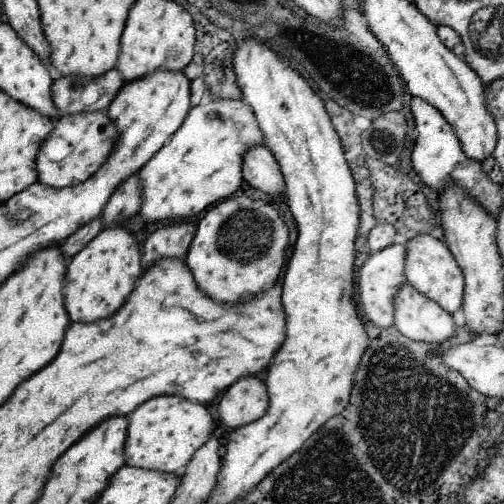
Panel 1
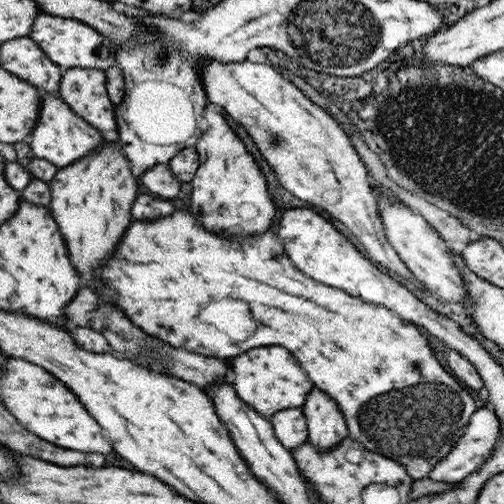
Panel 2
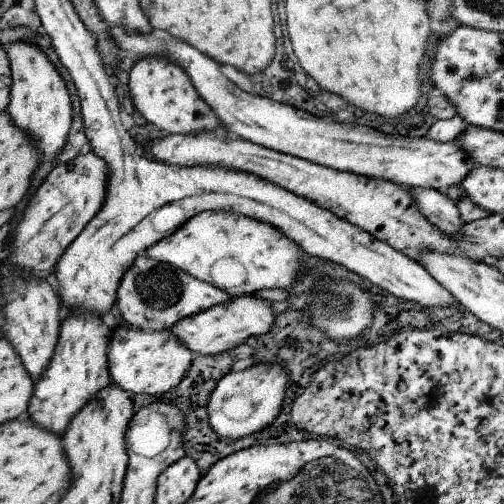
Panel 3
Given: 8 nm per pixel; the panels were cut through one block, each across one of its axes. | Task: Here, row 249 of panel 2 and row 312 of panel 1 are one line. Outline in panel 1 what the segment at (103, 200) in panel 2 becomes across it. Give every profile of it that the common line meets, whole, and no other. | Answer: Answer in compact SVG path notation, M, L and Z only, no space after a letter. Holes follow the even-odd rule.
M119 226L101 230L83 250L79 250L67 262L67 274L63 282L65 284L63 294L67 300L63 300L63 304L67 314L71 314L71 322L89 324L89 322L109 318L125 302L141 270L143 268L141 268L139 248L135 244L135 238L127 234L125 228Z

